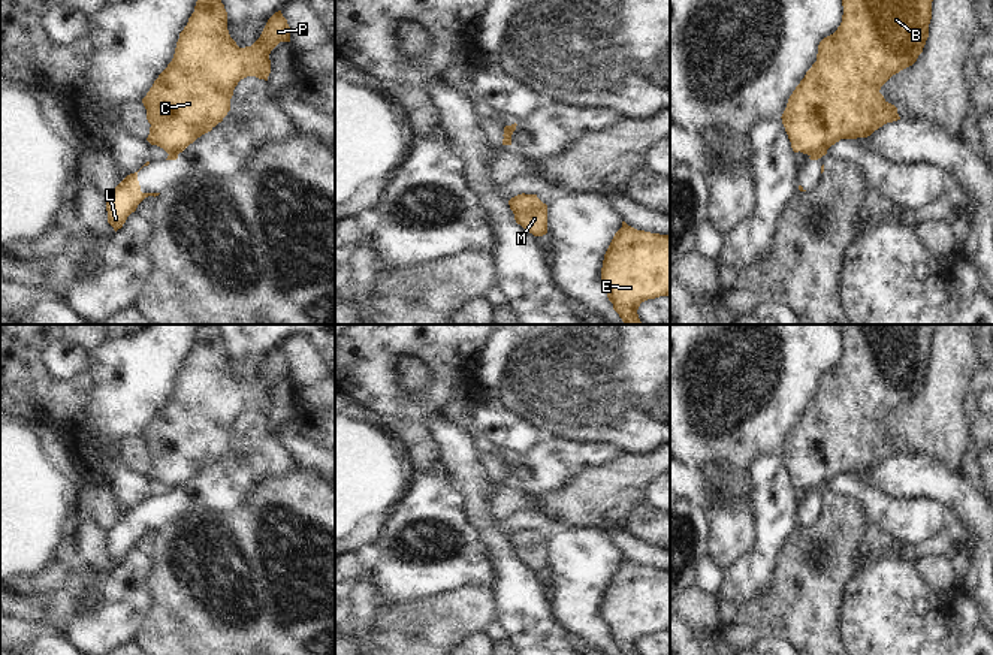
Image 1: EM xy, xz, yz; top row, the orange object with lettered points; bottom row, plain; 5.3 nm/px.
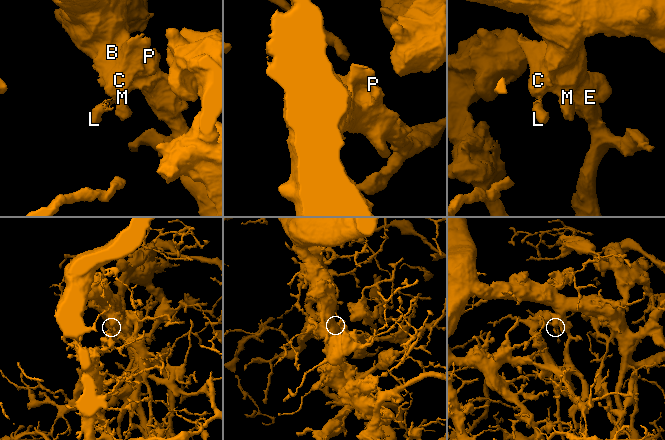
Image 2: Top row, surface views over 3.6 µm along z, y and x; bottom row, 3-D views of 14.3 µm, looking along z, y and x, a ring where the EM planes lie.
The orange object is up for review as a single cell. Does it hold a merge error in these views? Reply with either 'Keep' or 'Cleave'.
Cleave.

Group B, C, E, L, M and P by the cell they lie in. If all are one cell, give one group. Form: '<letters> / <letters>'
B C E M P / L

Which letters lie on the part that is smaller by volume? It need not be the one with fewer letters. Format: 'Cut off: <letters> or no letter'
Cut off: L.

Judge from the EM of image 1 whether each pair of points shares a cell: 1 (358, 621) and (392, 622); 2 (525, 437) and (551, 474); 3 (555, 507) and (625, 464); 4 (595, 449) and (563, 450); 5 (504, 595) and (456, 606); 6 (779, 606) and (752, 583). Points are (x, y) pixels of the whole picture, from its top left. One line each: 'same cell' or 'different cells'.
1: different cells
2: different cells
3: same cell
4: same cell
5: different cells
6: different cells

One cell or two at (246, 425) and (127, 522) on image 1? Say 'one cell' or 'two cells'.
one cell

